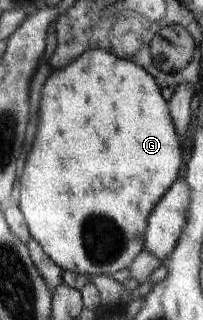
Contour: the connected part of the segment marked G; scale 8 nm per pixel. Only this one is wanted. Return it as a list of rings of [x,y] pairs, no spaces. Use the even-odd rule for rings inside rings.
[[[90,49],[80,53],[80,58],[62,70],[52,69],[40,96],[40,120],[38,132],[28,152],[26,166],[20,176],[20,200],[17,202],[20,212],[24,215],[31,238],[40,243],[52,262],[62,270],[70,272],[110,276],[118,270],[130,268],[133,259],[145,248],[144,233],[150,213],[155,209],[156,203],[166,194],[166,190],[174,184],[178,174],[182,176],[182,150],[180,140],[174,130],[174,124],[168,114],[168,104],[160,94],[161,88],[156,84],[144,68],[131,60],[117,57],[110,50]]]

